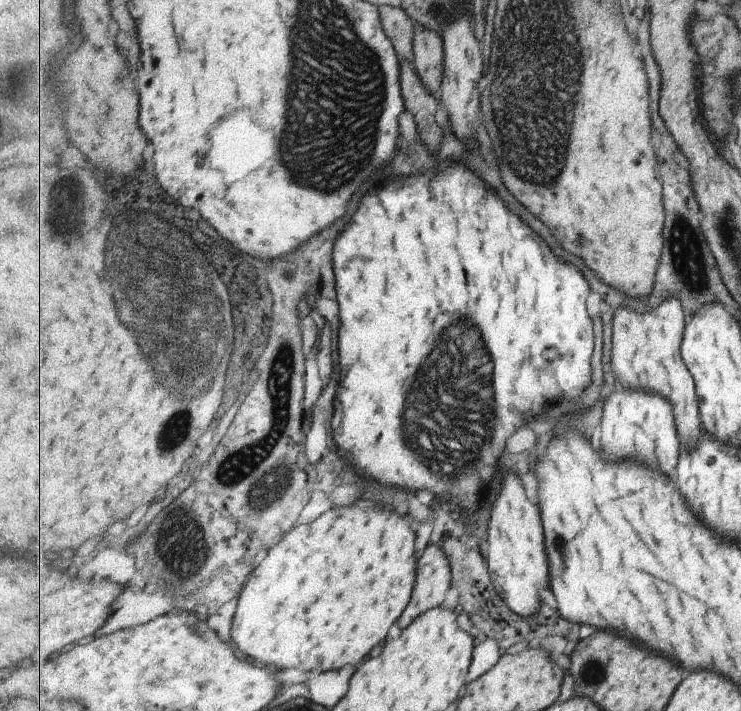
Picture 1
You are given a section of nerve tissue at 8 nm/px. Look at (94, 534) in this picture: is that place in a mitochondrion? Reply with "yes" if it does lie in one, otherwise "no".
no

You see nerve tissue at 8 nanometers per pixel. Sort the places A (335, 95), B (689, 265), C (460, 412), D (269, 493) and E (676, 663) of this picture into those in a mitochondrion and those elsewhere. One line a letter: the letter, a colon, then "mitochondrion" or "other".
A: mitochondrion
B: mitochondrion
C: mitochondrion
D: mitochondrion
E: other

